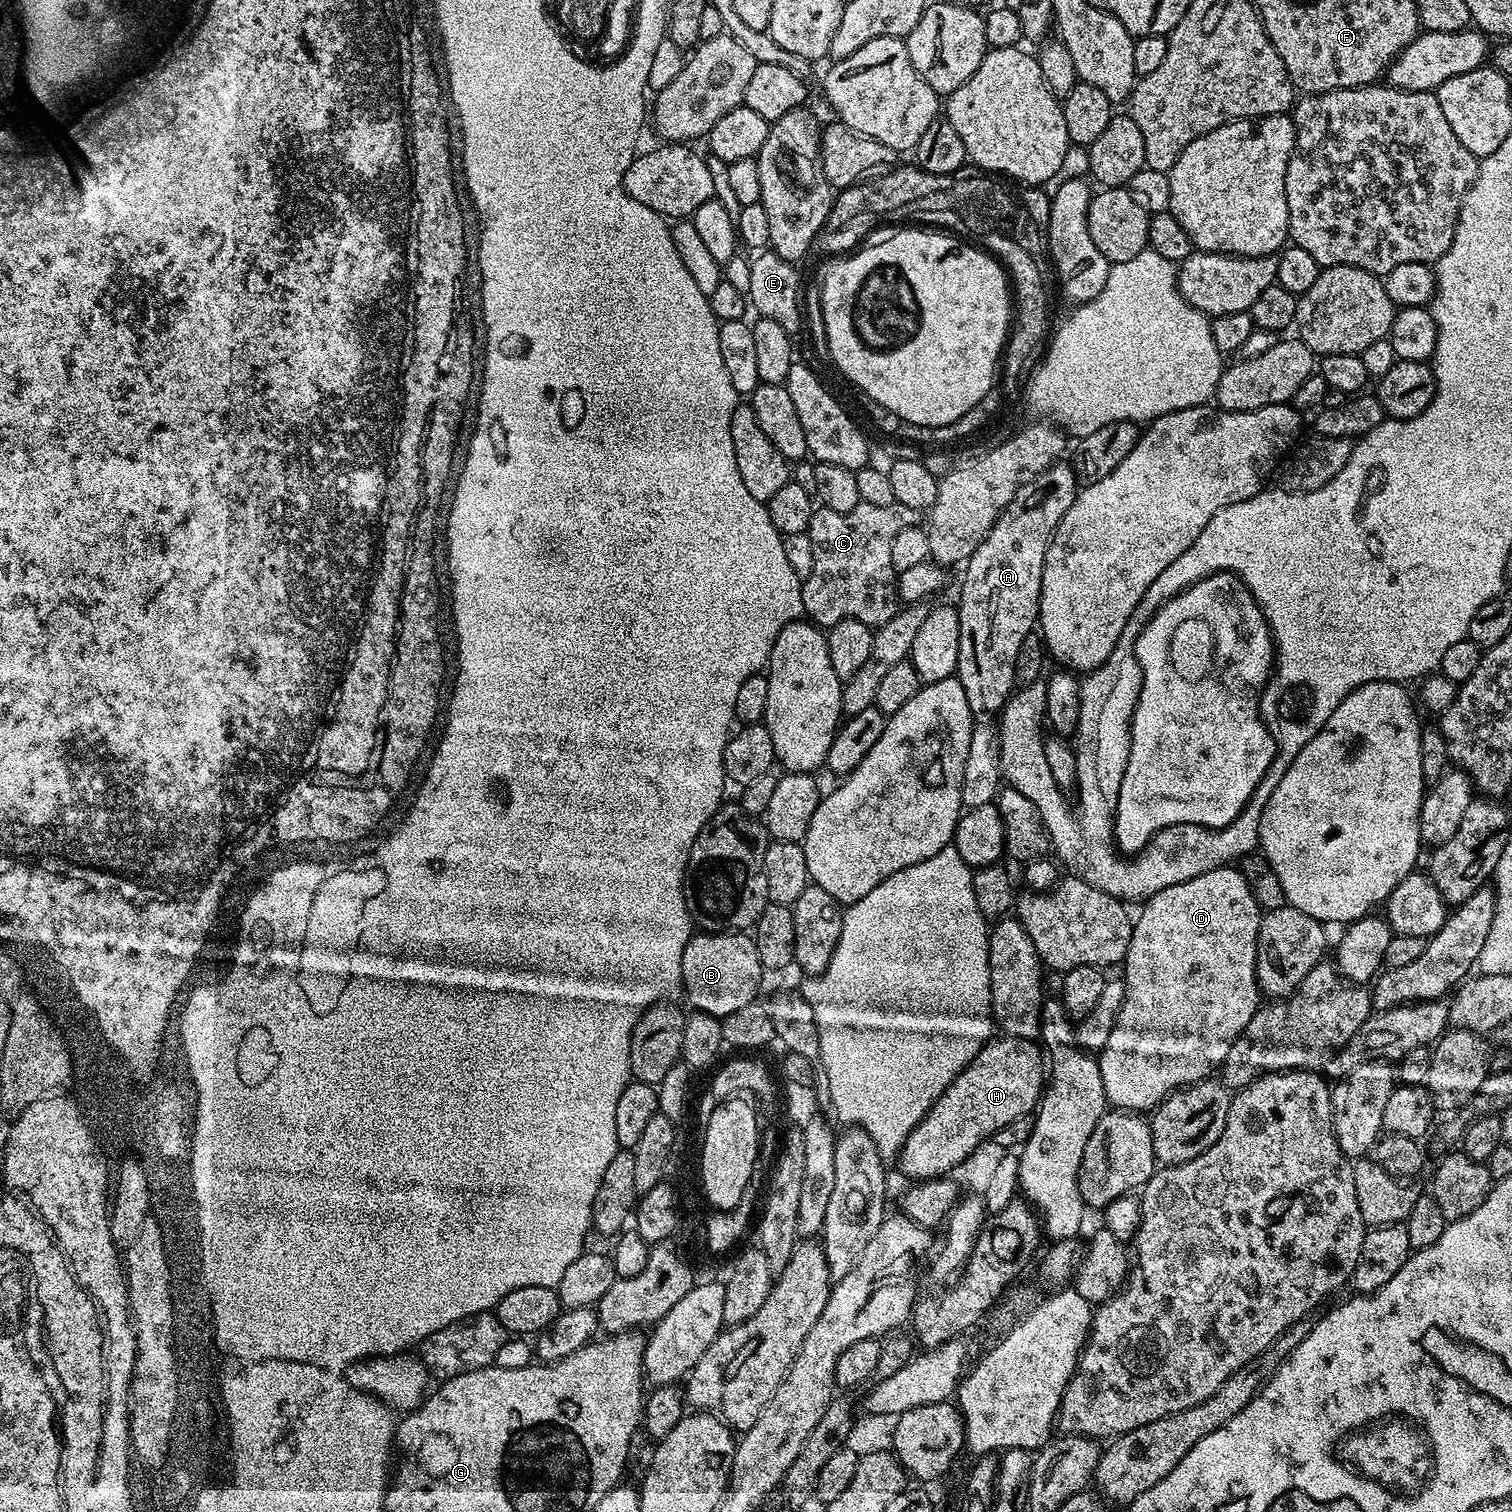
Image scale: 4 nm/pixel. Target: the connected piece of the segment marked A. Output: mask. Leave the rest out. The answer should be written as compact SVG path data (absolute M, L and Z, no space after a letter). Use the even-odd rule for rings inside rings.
M1071 463L1051 464L1045 472L1040 472L1016 493L1016 497L1008 503L1006 510L994 522L978 550L974 550L974 554L970 554L970 558L963 565L964 581L960 584L960 604L958 603L960 614L958 662L954 675L962 682L962 690L966 690L966 702L970 702L973 717L995 717L1007 704L1008 697L1014 691L1016 684L1014 661L1018 658L1022 642L1026 642L1026 638L1037 627L1040 618L1042 566L1046 562L1046 550L1058 522L1062 522L1066 510L1070 510L1070 506L1076 500L1077 491L1078 483Z

